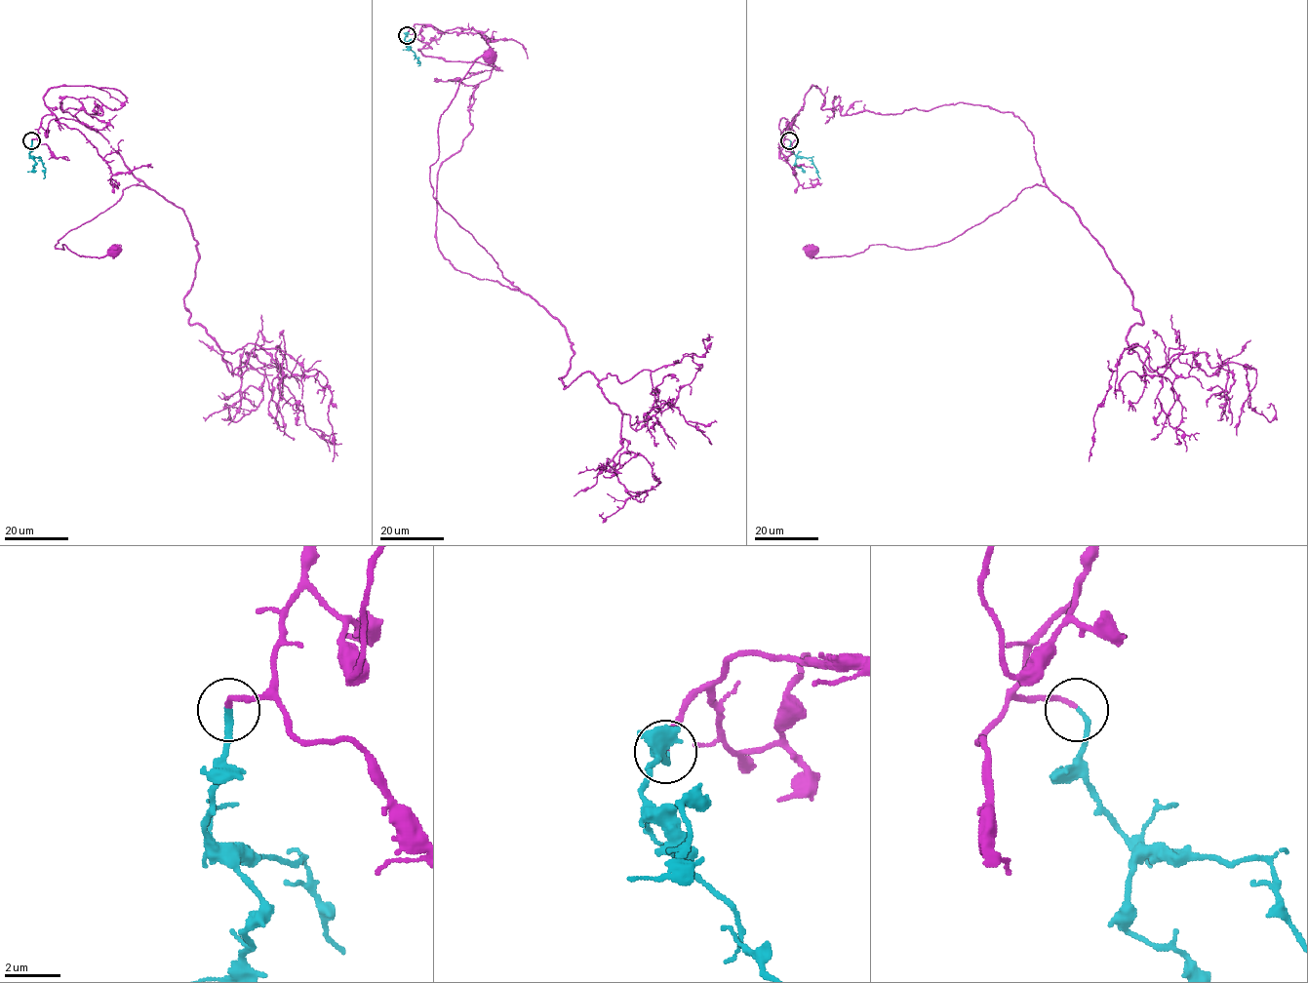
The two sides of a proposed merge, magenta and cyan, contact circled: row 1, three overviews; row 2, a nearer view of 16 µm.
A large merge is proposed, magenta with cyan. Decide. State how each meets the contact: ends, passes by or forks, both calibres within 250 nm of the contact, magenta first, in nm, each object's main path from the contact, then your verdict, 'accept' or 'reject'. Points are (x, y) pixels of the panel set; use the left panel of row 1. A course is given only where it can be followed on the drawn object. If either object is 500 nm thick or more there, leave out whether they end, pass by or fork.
magenta ends | cyan ends | 160/200 nm | magenta via (32, 140), (50, 88), (125, 97), (100, 115), (60, 105), (144, 185), (55, 248), (112, 249) | cyan via (32, 140), (28, 154), (41, 158), (45, 168), (43, 178) | accept

